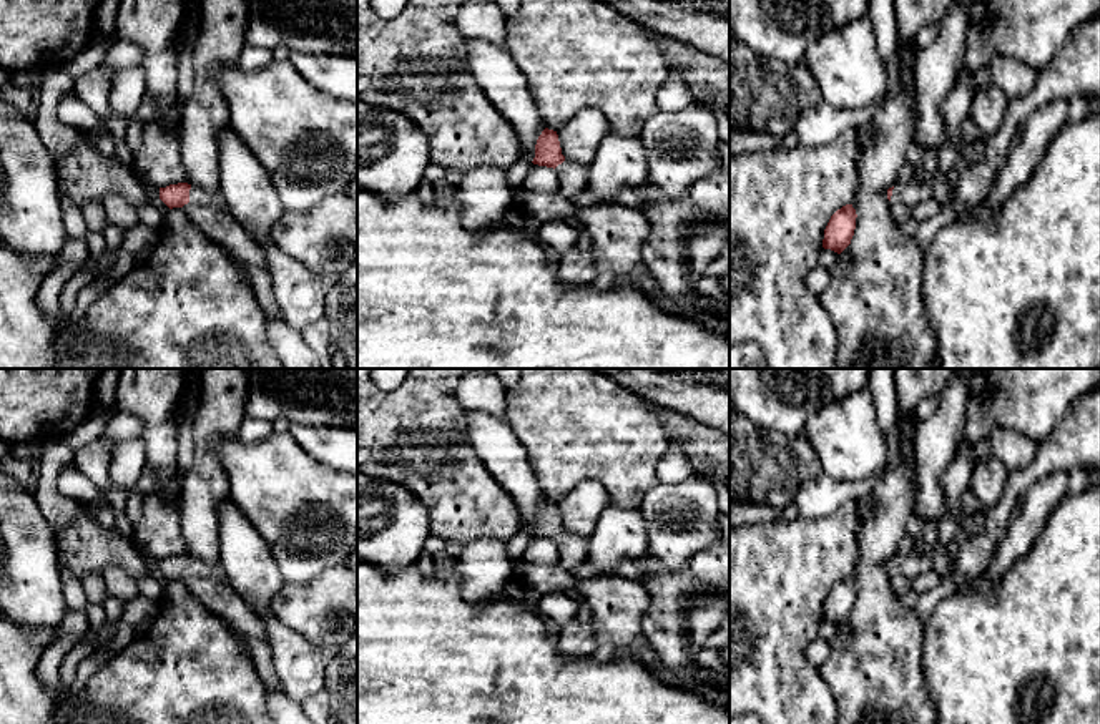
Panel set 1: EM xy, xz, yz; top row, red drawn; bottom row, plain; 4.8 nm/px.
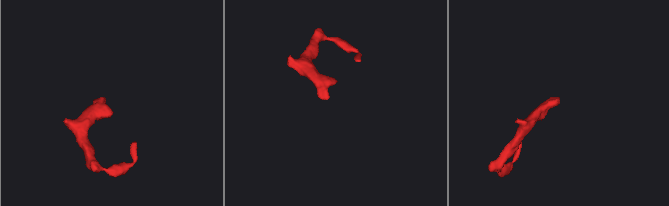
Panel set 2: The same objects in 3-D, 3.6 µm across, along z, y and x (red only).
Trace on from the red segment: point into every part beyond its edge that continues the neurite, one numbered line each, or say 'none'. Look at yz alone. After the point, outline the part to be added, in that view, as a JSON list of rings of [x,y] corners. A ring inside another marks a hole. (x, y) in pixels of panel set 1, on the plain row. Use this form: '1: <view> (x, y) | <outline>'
1: yz (913, 563) | [[[919,548],[911,551],[901,551],[891,568],[892,576],[906,576],[916,581],[917,576],[932,570],[929,556],[926,556]]]

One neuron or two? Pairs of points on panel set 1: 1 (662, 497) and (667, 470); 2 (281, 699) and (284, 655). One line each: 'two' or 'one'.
1: two
2: two

